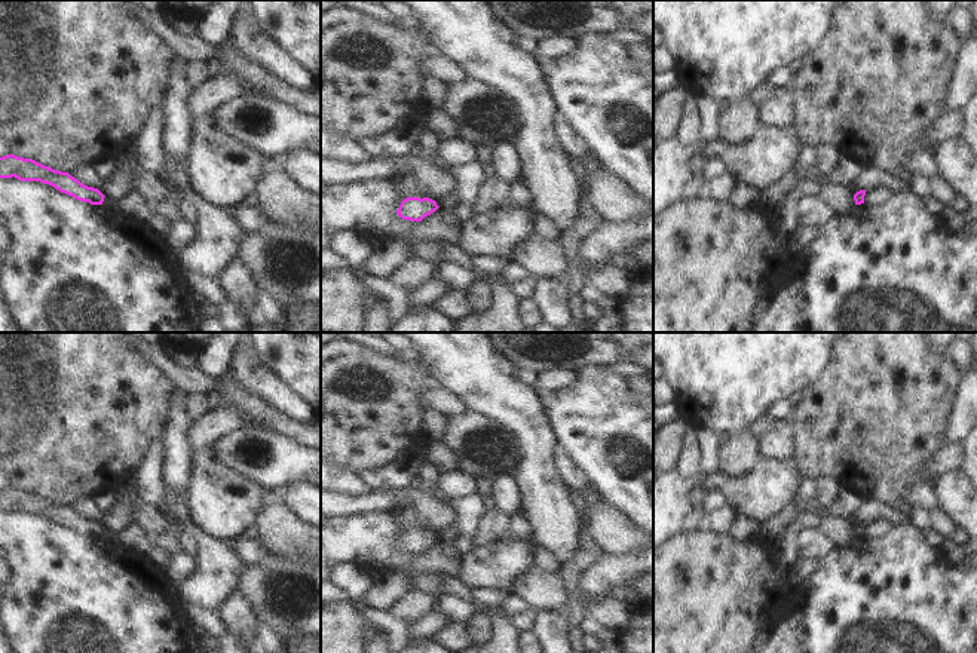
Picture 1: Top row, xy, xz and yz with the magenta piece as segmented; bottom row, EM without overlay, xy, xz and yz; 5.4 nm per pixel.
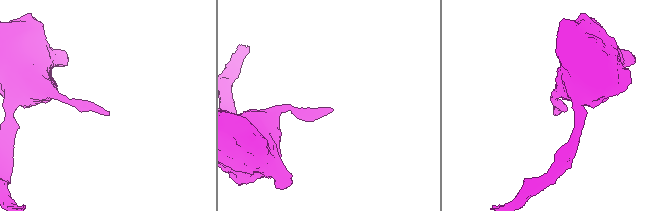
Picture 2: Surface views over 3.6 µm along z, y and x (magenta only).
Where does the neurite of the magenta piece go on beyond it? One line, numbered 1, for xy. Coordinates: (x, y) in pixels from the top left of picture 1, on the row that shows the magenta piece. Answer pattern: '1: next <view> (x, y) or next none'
1: next none

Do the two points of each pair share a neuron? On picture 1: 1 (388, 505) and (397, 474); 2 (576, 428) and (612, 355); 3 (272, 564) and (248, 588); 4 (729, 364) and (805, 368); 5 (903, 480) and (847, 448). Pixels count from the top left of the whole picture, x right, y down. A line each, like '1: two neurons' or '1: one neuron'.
1: two neurons
2: two neurons
3: one neuron
4: one neuron
5: one neuron

